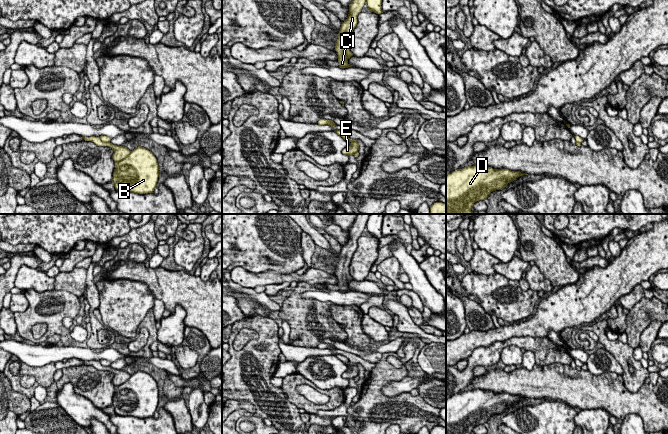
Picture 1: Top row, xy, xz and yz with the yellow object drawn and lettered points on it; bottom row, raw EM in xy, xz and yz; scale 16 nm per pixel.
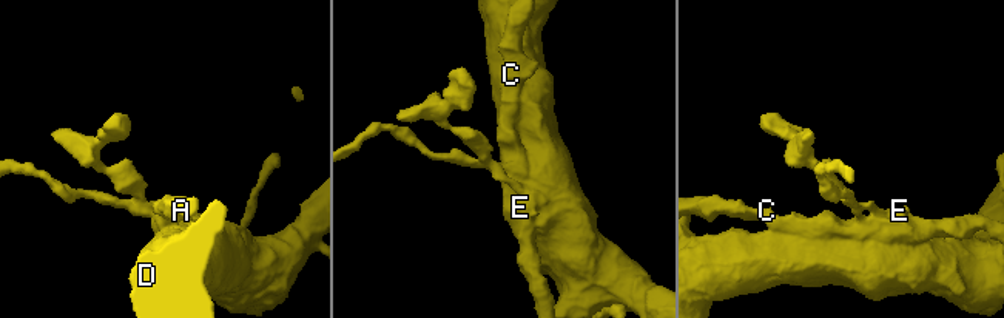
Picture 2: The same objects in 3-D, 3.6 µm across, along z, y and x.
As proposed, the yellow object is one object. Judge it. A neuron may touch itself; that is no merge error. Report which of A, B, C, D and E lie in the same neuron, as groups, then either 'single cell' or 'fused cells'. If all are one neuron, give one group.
A C / B D E; fused cells

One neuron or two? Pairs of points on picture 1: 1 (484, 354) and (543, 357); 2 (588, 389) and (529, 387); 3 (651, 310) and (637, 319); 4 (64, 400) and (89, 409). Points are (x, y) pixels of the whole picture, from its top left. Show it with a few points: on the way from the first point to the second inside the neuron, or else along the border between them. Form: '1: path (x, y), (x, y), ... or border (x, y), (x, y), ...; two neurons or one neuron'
1: path (499, 346), (508, 342), (529, 343); one neuron
2: path (573, 387), (544, 387); one neuron
3: path (648, 310), (640, 316); one neuron
4: path (70, 401), (80, 409), (83, 409); one neuron

